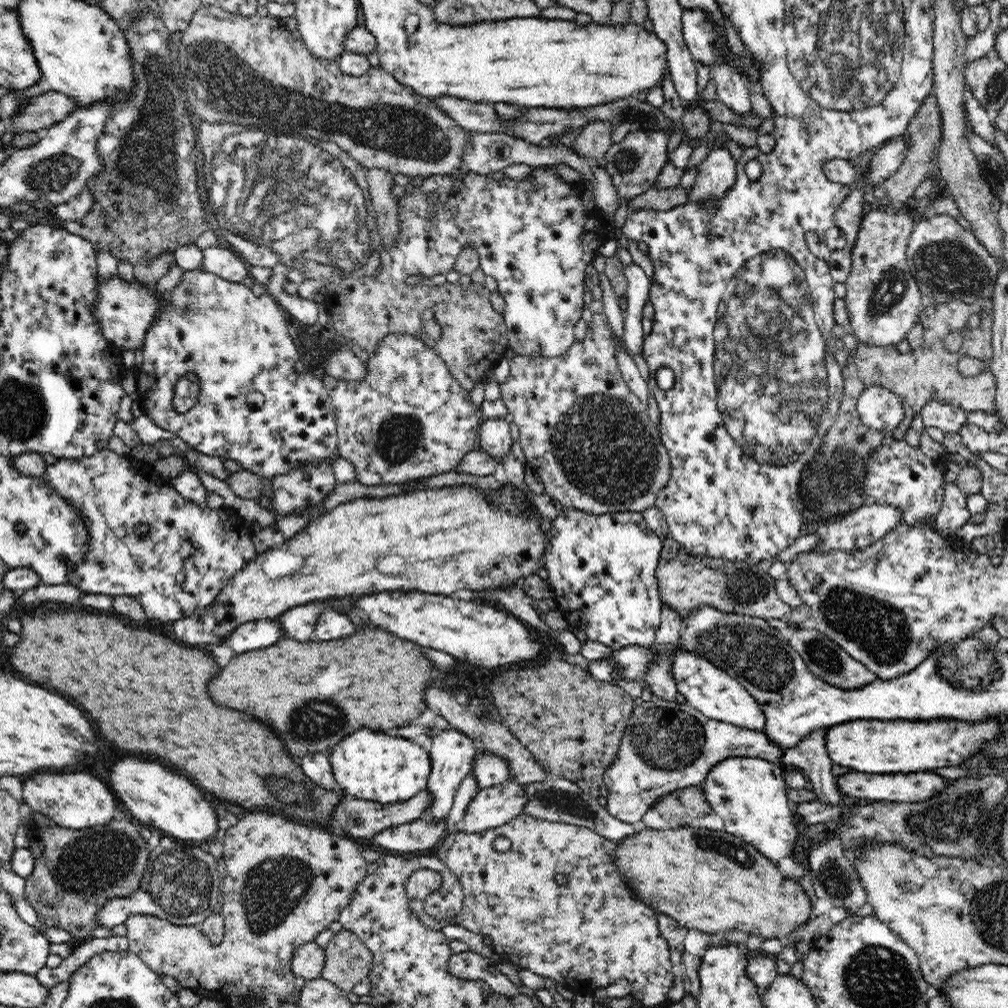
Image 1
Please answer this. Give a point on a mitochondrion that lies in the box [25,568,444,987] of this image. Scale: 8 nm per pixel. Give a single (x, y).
(97, 865)

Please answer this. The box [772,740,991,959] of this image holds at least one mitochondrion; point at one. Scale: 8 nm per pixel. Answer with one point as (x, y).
(835, 880)

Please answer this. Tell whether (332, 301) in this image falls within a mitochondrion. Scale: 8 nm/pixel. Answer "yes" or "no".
no

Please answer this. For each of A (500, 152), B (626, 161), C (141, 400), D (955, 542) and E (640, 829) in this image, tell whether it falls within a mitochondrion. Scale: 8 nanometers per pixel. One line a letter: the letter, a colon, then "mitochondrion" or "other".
A: other
B: mitochondrion
C: other
D: other
E: other

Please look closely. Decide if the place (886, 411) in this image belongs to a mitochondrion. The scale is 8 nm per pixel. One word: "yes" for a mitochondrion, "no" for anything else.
no

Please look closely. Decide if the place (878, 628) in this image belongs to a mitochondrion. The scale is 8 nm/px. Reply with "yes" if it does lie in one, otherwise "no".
yes

